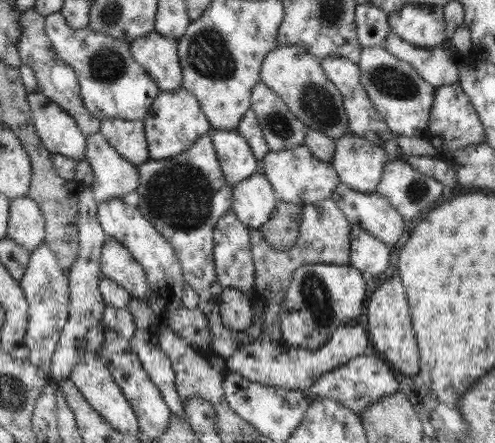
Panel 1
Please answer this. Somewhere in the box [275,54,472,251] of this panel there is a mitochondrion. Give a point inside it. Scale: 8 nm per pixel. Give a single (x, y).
(318, 103)

